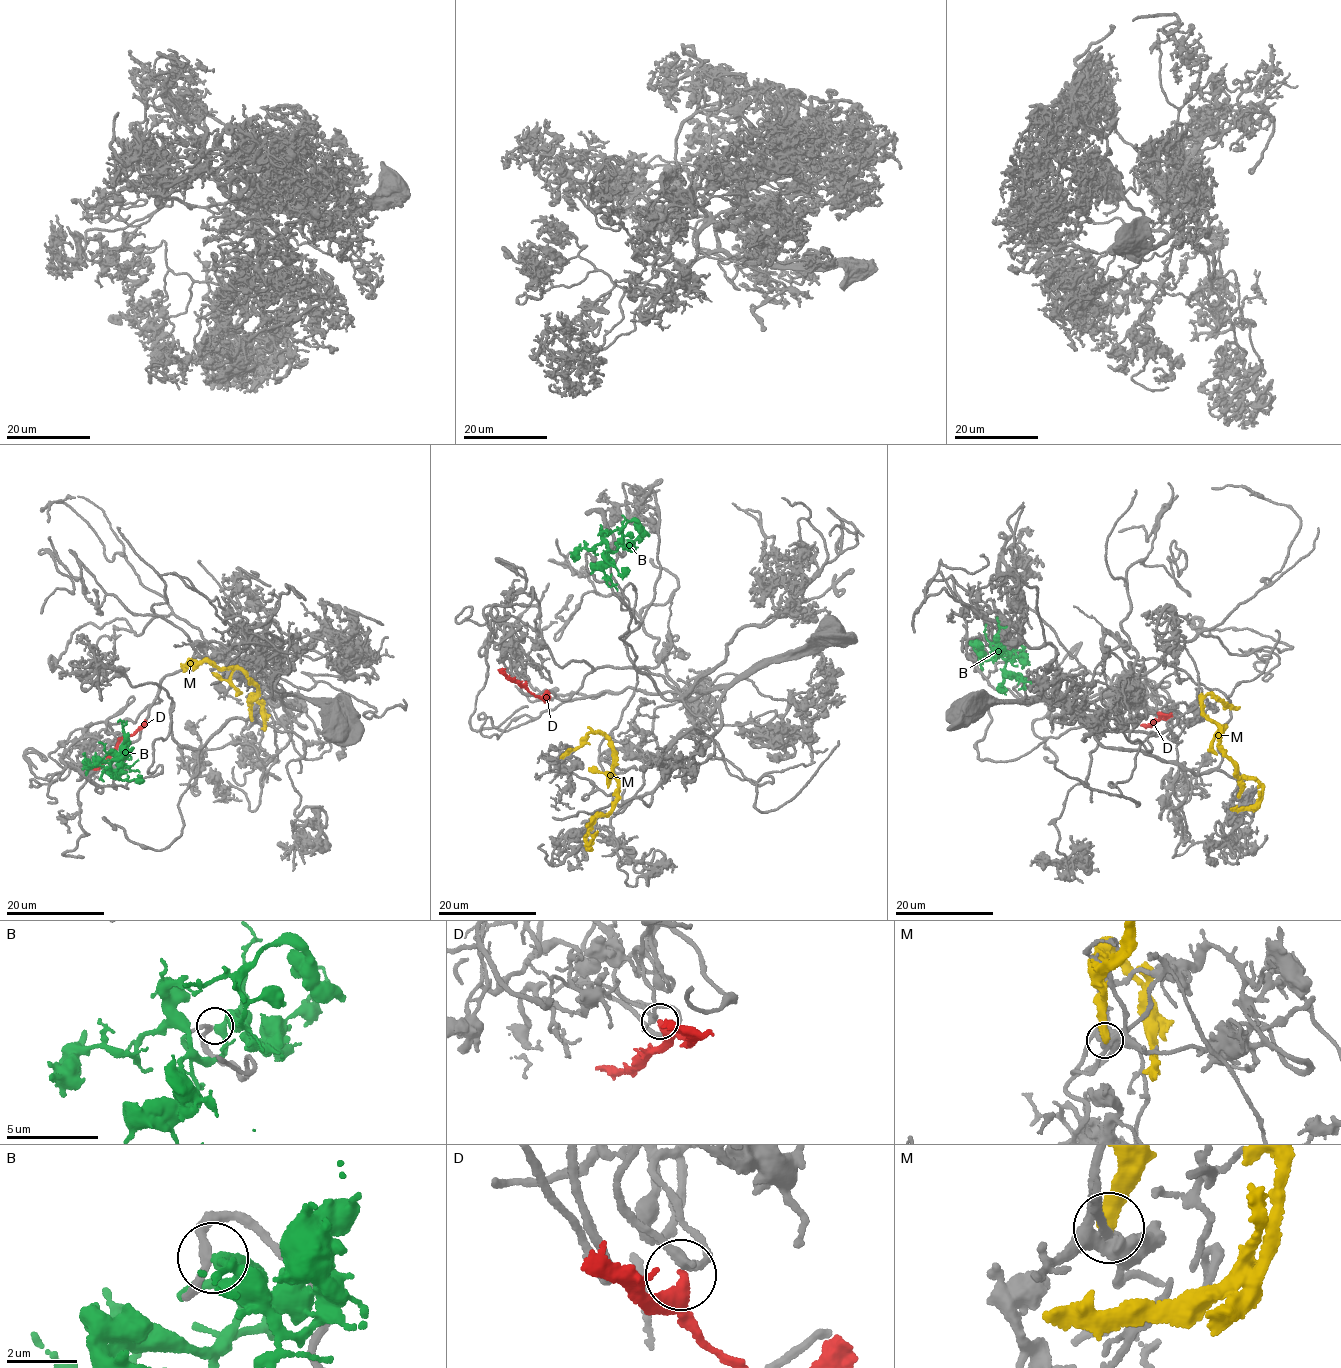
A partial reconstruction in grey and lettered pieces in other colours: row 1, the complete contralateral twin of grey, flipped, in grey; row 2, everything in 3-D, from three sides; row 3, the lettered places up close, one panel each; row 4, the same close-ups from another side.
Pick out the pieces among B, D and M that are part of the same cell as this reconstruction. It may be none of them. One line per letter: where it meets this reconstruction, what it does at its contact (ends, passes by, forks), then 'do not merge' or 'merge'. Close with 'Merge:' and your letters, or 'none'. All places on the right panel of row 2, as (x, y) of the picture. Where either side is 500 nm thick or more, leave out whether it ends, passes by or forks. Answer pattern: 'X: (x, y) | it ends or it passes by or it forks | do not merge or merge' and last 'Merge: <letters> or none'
B: (1004, 646) | it passes by | merge
D: (1158, 712) | it passes by | do not merge
M: (1239, 797) | it ends | do not merge
Merge: B

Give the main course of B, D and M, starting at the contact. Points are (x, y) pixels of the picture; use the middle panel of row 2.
B: (615, 542), (617, 547), (612, 552), (601, 542), (593, 551), (581, 547), (571, 557)
D: (526, 682), (523, 685), (498, 669)
M: (587, 826), (597, 815), (610, 810), (619, 791), (608, 738), (590, 732), (584, 742), (560, 757)

